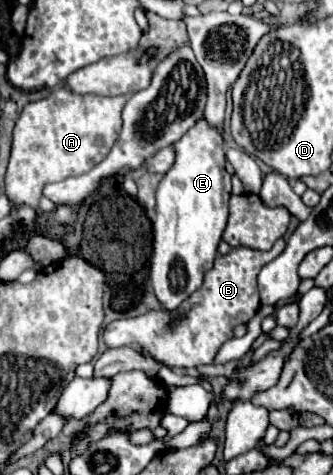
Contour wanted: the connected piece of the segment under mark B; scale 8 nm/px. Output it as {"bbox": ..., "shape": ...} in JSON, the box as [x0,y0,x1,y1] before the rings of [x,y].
{"bbox":[103,239,285,367],"shape":[[[279,239],[269,251],[257,251],[249,247],[235,247],[229,255],[219,255],[215,267],[205,273],[201,289],[197,289],[179,309],[187,315],[177,327],[169,327],[175,313],[149,311],[139,317],[123,317],[109,323],[103,329],[103,341],[107,347],[135,347],[147,351],[167,367],[201,367],[211,365],[221,345],[233,339],[233,329],[253,319],[259,309],[257,275],[263,265],[273,261],[285,249],[285,241]]]}

